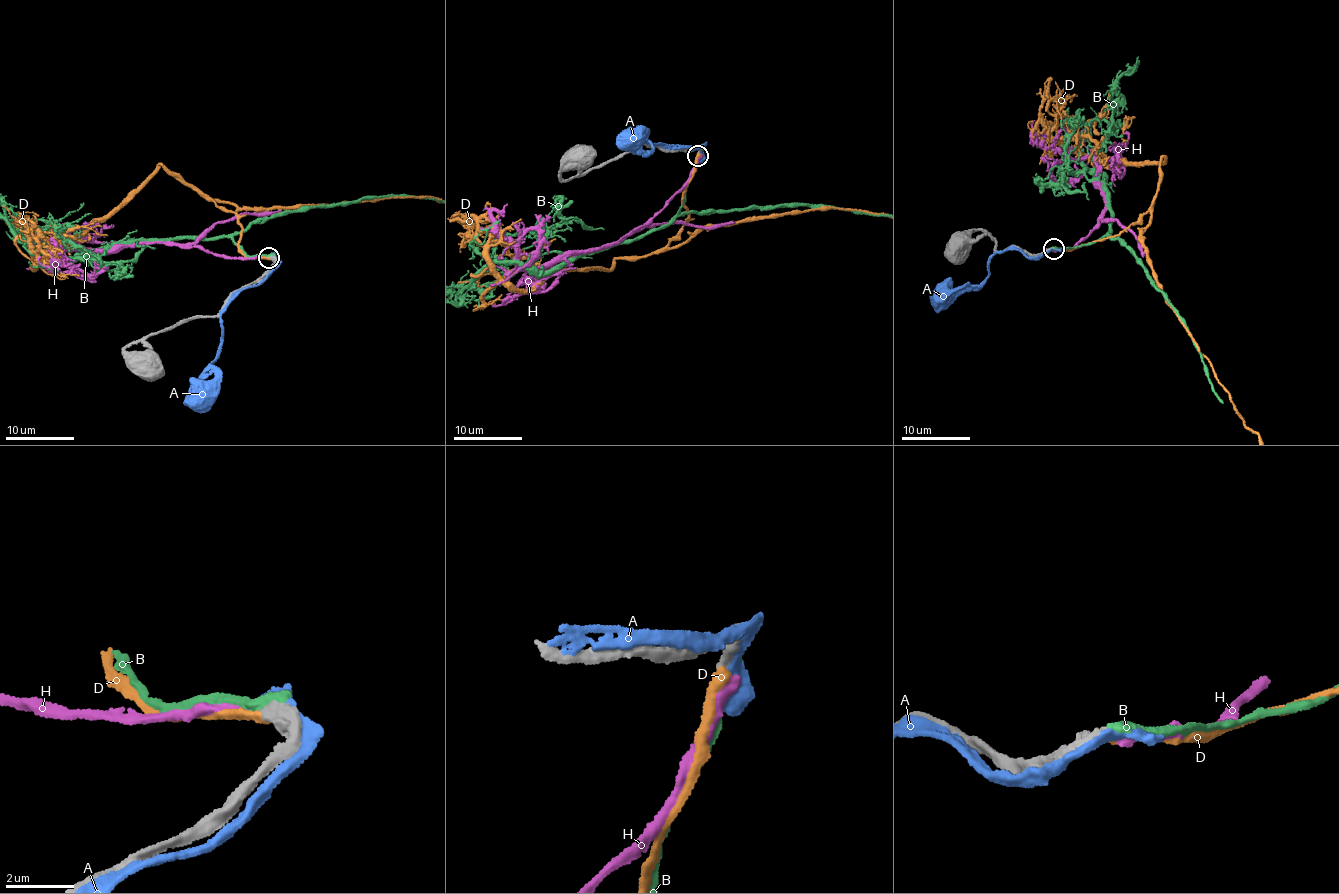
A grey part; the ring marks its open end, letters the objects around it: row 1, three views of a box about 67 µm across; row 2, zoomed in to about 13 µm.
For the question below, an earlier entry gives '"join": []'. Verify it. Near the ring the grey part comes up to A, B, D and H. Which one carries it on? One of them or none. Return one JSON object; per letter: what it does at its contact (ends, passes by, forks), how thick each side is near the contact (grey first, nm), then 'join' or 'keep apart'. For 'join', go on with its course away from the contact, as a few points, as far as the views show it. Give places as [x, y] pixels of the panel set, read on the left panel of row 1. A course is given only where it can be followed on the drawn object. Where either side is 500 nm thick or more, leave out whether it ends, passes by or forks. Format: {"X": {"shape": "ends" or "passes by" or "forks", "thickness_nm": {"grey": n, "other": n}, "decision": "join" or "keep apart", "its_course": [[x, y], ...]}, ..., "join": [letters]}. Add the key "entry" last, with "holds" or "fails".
{"A": {"shape": "passes by", "thickness_nm": {"grey": 440, "other": 340}, "decision": "keep apart"}, "B": {"shape": "ends", "thickness_nm": {"grey": 400, "other": 360}, "decision": "keep apart"}, "D": {"shape": "ends", "thickness_nm": {"grey": 400, "other": 280}, "decision": "keep apart"}, "H": {"shape": "ends", "thickness_nm": {"grey": 320, "other": 280}, "decision": "keep apart"}, "join": [], "entry": "holds"}

